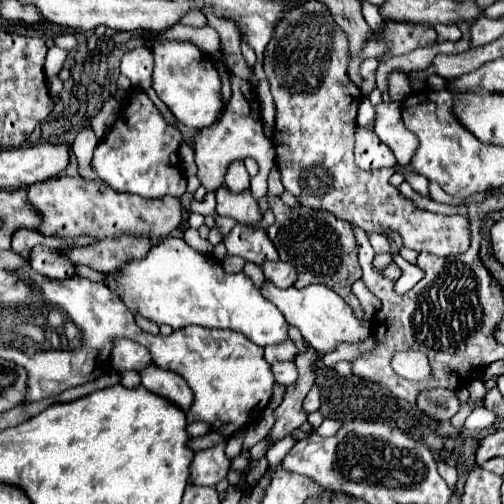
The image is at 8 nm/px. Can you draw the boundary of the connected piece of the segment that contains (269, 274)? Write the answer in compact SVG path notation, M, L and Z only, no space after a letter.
M265 261L263 273L265 273L265 279L277 287L291 287L297 279L295 267L285 261Z

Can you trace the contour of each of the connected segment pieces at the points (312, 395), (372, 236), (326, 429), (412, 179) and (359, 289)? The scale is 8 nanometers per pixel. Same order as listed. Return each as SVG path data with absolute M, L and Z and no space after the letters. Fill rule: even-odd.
M313 385L305 397L305 411L313 413L319 409L319 385Z
M369 233L369 243L375 249L375 253L387 253L389 251L389 239L385 233Z
M325 419L316 432L318 432L322 437L330 437L335 435L340 427L341 423L339 423L339 421Z
M405 171L405 179L407 179L407 183L409 183L416 192L423 196L429 196L429 181L427 181L423 175L417 175L417 173L411 173L411 171Z
M361 279L353 283L351 291L353 291L353 295L359 299L361 309L365 311L365 315L367 315L367 317L373 317L375 311L379 309L379 299L377 299L377 297L375 297L367 287L365 287L365 283L363 283Z

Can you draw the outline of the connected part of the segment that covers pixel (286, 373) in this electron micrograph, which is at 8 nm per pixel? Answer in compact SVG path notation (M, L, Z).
M293 361L291 363L275 363L273 375L279 385L291 385L297 381L297 367Z

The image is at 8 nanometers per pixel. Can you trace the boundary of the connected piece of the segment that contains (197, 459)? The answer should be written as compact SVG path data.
M219 443L211 449L197 451L191 463L191 483L215 487L225 479L229 471L229 459L225 455L225 443Z

